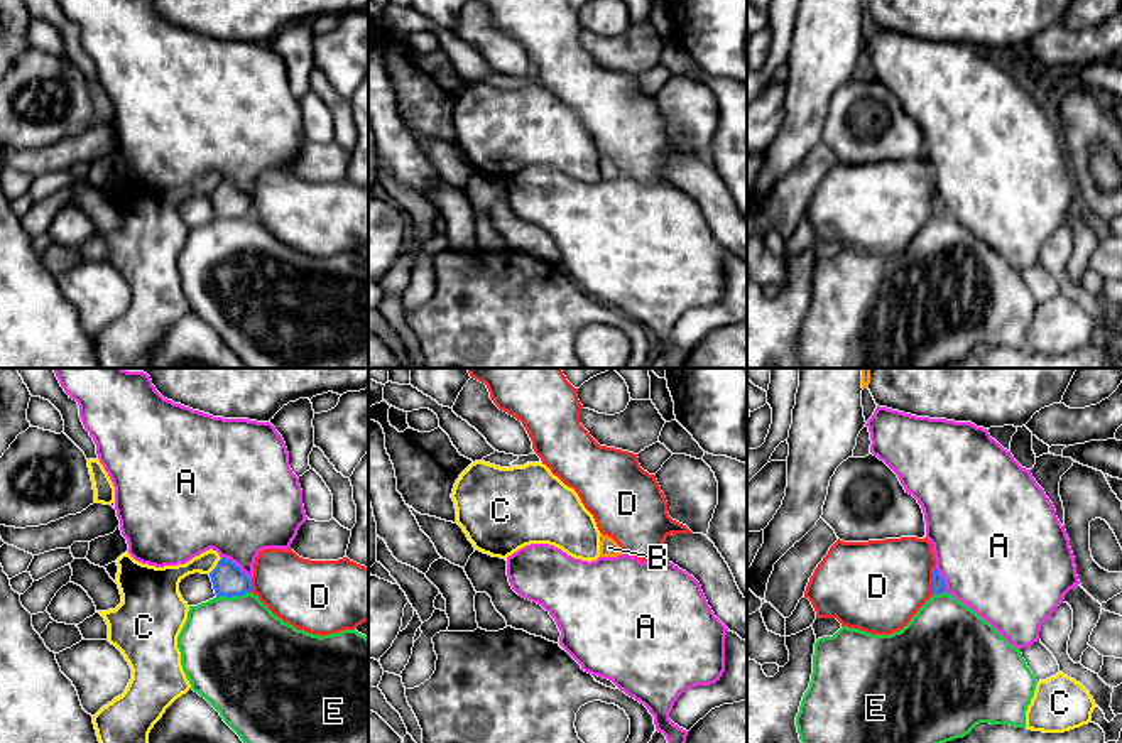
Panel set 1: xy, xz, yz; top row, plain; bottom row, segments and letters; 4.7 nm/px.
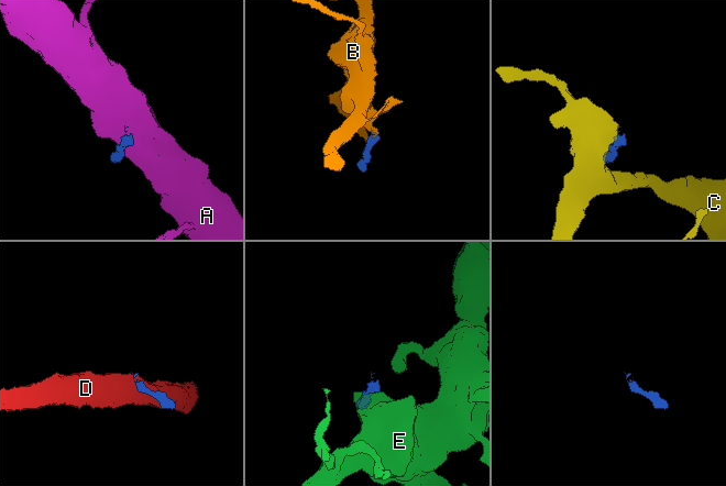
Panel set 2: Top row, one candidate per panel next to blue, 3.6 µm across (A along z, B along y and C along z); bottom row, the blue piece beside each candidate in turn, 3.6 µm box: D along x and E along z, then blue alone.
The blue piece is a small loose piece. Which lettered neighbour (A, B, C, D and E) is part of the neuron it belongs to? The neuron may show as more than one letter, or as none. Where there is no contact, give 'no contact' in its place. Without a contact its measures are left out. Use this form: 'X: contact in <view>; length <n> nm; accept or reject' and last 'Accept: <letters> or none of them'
A: contact in xy; length 180 nm; reject
B: contact in xz; length 30 nm; accept
C: contact in xy; length 100 nm; reject
D: contact in yz; length 140 nm; reject
E: contact in xy; length 160 nm; reject
Accept: B

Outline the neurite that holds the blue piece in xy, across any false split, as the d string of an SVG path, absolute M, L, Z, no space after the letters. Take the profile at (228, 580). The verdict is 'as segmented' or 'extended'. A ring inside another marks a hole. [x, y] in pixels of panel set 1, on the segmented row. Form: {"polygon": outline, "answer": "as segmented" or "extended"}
{"polygon": "M221 557L210 572L216 598L242 596L252 591L252 579L230 559Z", "answer": "as segmented"}

